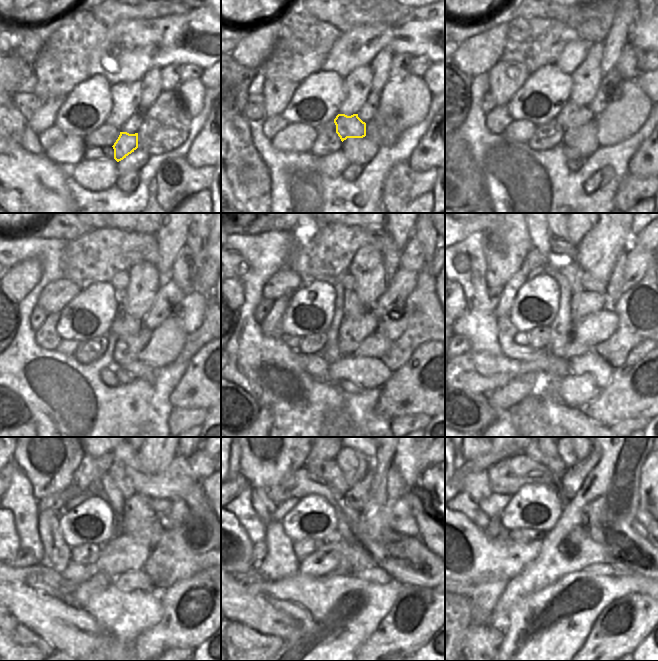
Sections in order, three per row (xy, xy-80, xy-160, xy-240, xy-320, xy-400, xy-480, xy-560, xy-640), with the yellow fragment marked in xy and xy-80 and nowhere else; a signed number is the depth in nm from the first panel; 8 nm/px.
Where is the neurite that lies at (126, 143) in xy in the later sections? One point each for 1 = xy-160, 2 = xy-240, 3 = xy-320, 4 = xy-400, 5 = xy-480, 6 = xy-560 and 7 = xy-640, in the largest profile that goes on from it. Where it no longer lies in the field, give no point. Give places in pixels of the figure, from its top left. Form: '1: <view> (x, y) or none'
1: xy-160 (572, 115)
2: xy-240 (124, 324)
3: xy-320 (353, 308)
4: xy-400 (568, 266)
5: xy-480 (119, 470)
6: xy-560 (354, 464)
7: xy-640 (570, 457)

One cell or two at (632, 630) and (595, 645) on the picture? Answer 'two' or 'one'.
one

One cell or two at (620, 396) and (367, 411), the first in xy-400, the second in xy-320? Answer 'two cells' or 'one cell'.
two cells

